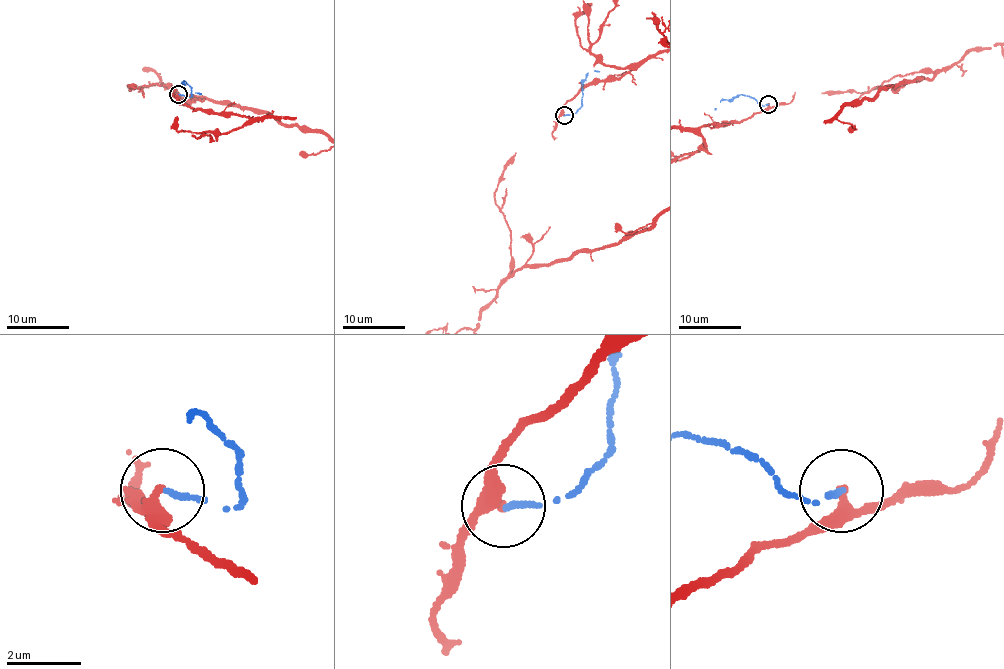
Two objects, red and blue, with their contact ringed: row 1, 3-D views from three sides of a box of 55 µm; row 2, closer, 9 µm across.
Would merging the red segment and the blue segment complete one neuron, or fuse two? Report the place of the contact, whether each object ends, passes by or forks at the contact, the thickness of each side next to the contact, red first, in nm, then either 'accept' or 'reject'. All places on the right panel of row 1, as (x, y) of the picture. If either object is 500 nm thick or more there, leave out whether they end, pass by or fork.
place (768, 104); red passes by; blue ends; calibres 300 and 130 nm; reject

